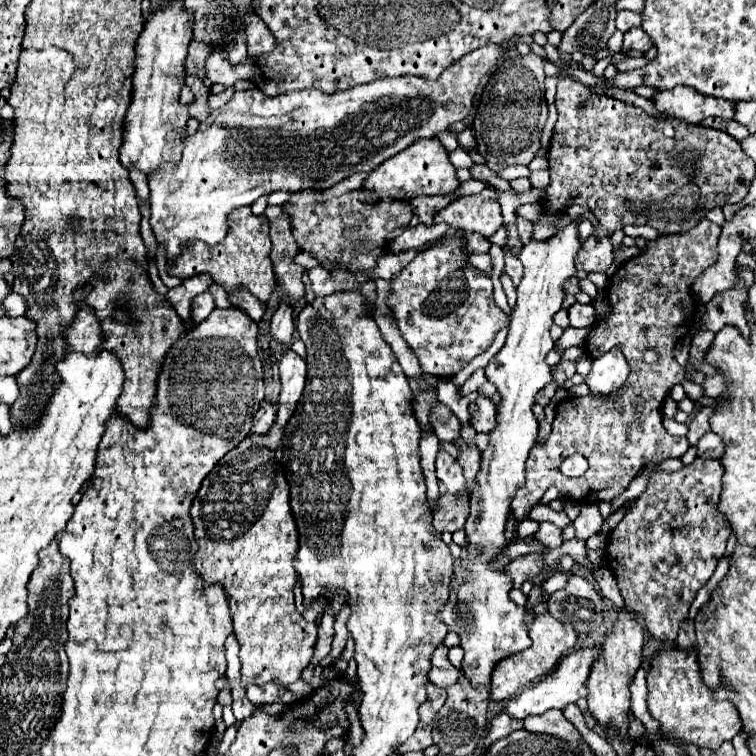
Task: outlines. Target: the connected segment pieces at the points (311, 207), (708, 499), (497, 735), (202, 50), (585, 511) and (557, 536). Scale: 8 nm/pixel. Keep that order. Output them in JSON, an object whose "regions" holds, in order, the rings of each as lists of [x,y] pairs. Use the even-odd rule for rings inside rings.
{"regions":[[[[316,190],[294,192],[284,210],[292,218],[296,242],[300,248],[308,250],[326,268],[346,264],[350,272],[370,272],[384,254],[382,246],[388,242],[388,234],[396,228],[408,226],[412,220],[412,210],[408,204],[384,200],[376,206],[368,206],[358,200],[360,190],[326,200],[322,204],[316,202],[316,196],[320,196]],[[350,246],[356,246],[356,250],[350,250]]],[[[696,458],[690,466],[684,466],[678,472],[652,472],[648,490],[636,498],[624,520],[608,538],[604,564],[616,576],[626,606],[644,620],[648,632],[658,640],[676,642],[680,622],[688,616],[698,590],[714,574],[718,560],[726,550],[726,540],[732,534],[732,528],[728,528],[726,518],[718,512],[722,474],[722,464],[706,458]]],[[[498,714],[496,718],[490,720],[490,728],[488,728],[488,734],[484,738],[484,746],[494,744],[496,740],[504,738],[508,732],[514,732],[518,728],[522,728],[522,722],[512,720],[508,714]]],[[[192,38],[192,42],[188,44],[188,56],[184,60],[184,70],[188,74],[194,74],[198,78],[206,78],[206,70],[204,70],[204,62],[206,58],[212,54],[212,48],[204,42],[196,42]]],[[[582,504],[582,512],[574,520],[575,537],[580,540],[588,540],[592,534],[596,534],[602,526],[604,518],[600,516],[600,510],[596,504]]],[[[542,522],[540,530],[534,534],[534,538],[538,542],[544,542],[544,546],[548,546],[548,548],[558,548],[562,544],[562,530],[558,526],[554,526],[552,522]]]]}

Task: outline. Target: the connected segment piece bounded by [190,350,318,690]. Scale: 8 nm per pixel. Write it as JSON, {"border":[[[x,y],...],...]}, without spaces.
{"border":[[[286,350],[286,354],[280,360],[280,404],[278,404],[278,418],[268,434],[246,436],[240,446],[230,450],[218,466],[204,478],[202,488],[198,490],[194,502],[192,502],[192,522],[194,522],[194,534],[198,542],[198,552],[194,556],[194,568],[202,576],[204,586],[208,584],[220,584],[228,596],[232,622],[234,622],[234,634],[240,644],[240,662],[242,662],[242,680],[250,684],[264,686],[268,682],[278,684],[280,688],[288,688],[288,684],[296,682],[302,674],[302,670],[310,664],[314,646],[316,646],[316,634],[318,634],[318,622],[308,622],[302,618],[302,614],[296,612],[294,606],[294,594],[292,588],[298,582],[296,570],[294,570],[294,556],[298,550],[298,530],[294,524],[294,516],[290,510],[290,496],[288,496],[288,482],[284,478],[284,472],[276,468],[276,460],[282,456],[282,430],[286,426],[286,418],[292,416],[304,384],[306,384],[306,362],[292,350]]]}

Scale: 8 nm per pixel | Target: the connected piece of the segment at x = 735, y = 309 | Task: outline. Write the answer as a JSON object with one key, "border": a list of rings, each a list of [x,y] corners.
{"border":[[[736,266],[738,274],[738,284],[730,290],[718,292],[708,304],[706,304],[706,314],[696,320],[694,330],[710,330],[718,332],[720,328],[732,324],[738,326],[744,336],[750,334],[750,326],[746,322],[746,312],[744,312],[744,302],[748,300],[748,288],[754,282],[754,274],[750,268]]]}

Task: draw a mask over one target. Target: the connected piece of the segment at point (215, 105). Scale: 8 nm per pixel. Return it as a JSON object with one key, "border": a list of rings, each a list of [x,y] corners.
{"border":[[[233,87],[225,89],[222,93],[215,95],[210,94],[208,96],[208,106],[210,106],[210,112],[214,112],[214,110],[218,110],[218,108],[222,108],[232,98],[235,90]]]}

